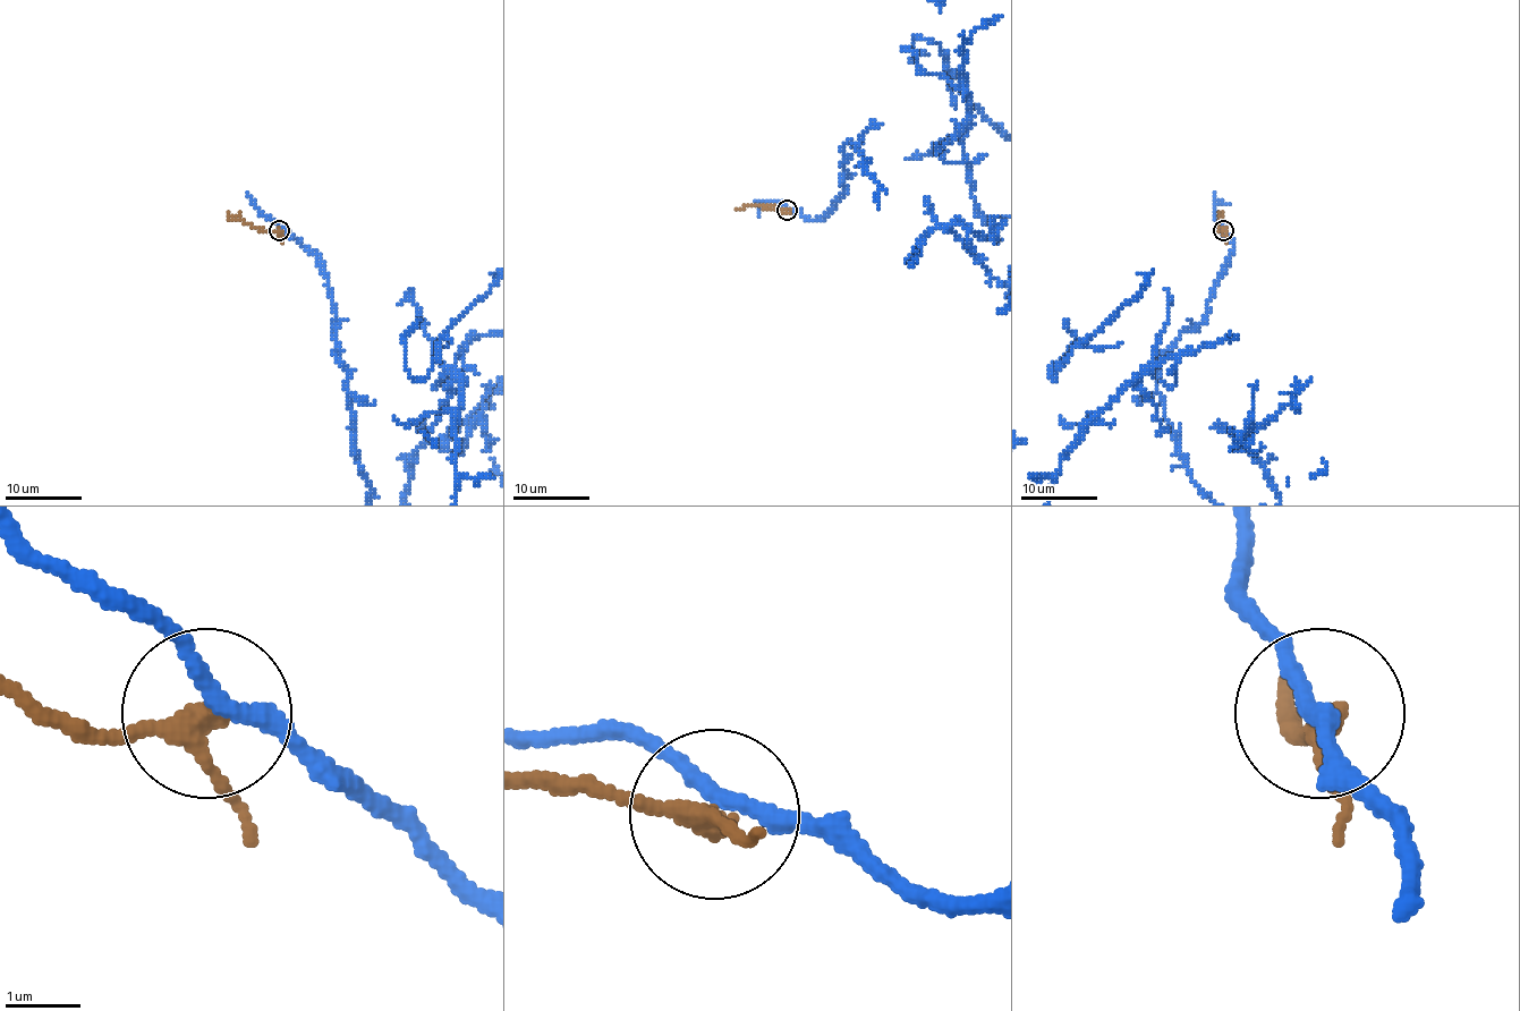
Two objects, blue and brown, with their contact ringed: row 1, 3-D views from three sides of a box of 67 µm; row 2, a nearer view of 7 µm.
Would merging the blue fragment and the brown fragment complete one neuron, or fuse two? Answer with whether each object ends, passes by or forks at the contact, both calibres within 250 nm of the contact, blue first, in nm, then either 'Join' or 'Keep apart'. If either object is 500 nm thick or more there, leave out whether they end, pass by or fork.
At the ring blue passes by. At the ring brown passes by. Thickness 240 nm (blue) against 240 nm. Keep apart

